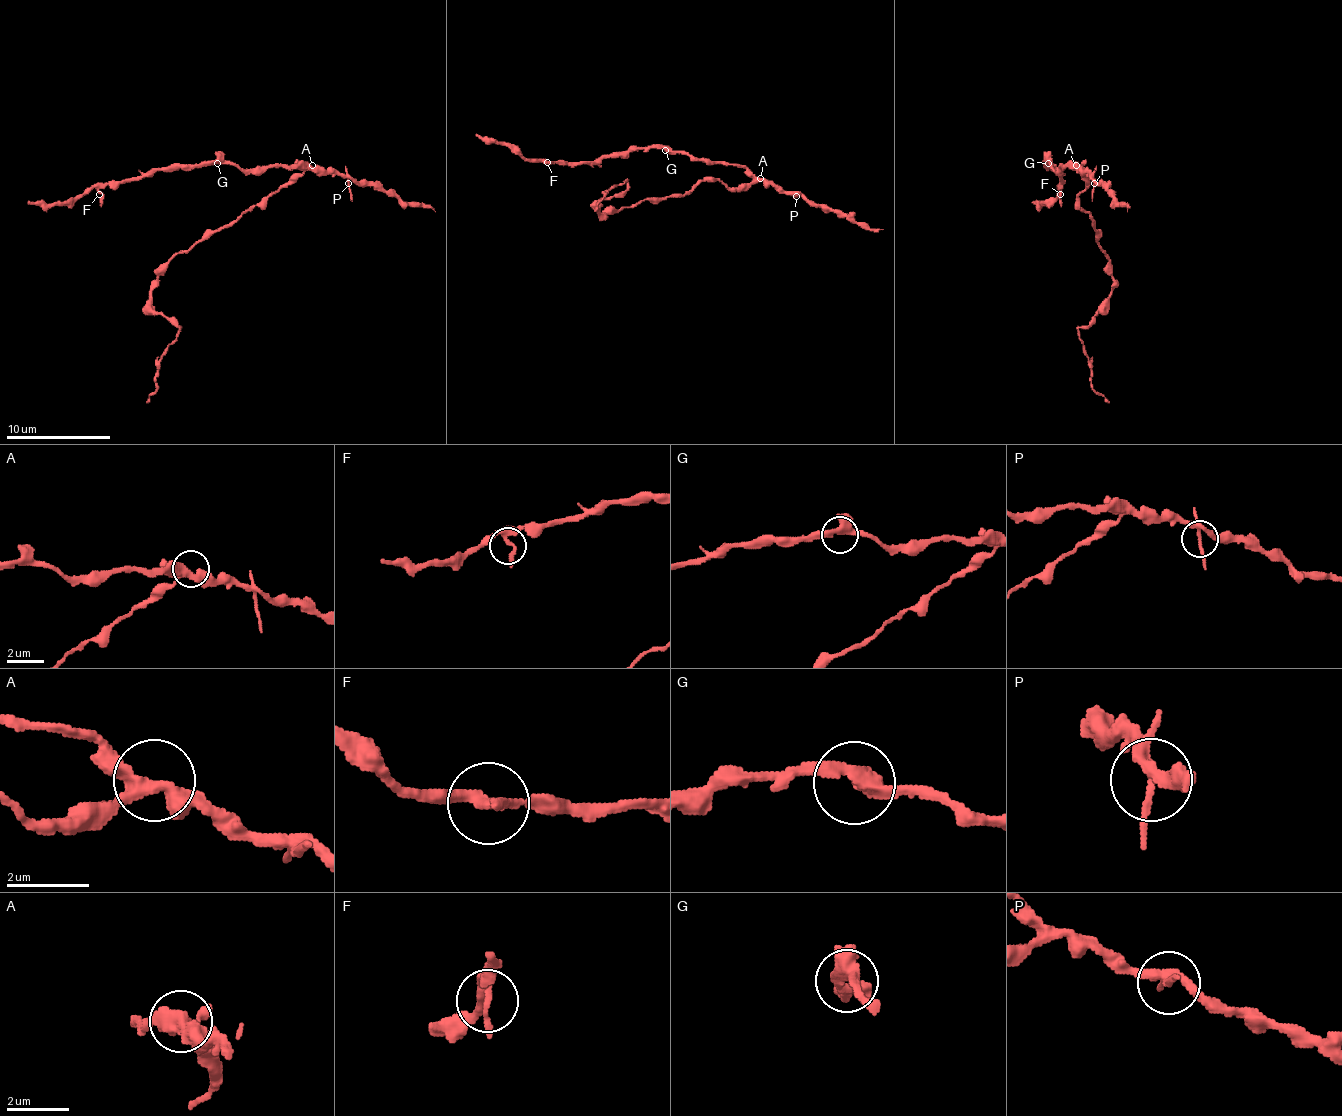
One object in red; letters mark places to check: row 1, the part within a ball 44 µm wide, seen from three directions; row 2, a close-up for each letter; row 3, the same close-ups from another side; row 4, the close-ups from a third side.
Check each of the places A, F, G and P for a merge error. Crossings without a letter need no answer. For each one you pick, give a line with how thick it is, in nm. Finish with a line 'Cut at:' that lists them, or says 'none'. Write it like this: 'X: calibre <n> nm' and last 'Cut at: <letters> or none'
Cut at: none

